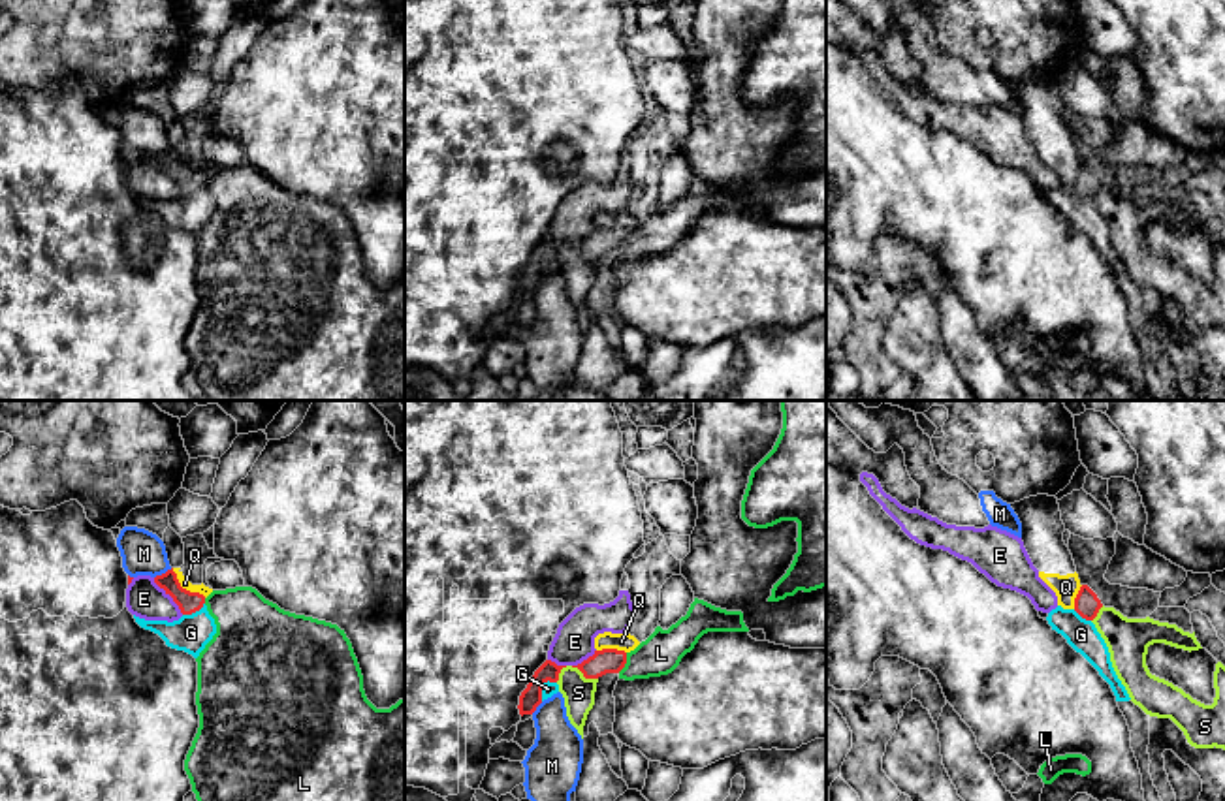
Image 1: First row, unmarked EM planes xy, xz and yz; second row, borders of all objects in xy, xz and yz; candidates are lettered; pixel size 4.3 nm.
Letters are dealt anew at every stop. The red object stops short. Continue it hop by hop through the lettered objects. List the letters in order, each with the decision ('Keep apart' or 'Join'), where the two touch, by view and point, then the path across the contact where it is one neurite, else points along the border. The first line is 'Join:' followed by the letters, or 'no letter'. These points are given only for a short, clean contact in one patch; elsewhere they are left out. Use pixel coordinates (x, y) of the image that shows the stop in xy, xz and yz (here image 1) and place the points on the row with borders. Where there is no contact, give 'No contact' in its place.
Join: L
E: Keep apart. Touches red at xy (170, 595). Boundary: xy (153, 578), (183, 613)
G: Keep apart. Touches red at xz (540, 687)
L: Join. Touches red at xz (625, 662). Path across: xz (608, 660), (625, 662), (644, 662), (661, 653)
M: Keep apart. Touches red at xy (162, 574). Boundary: xy (172, 568), (155, 578)
Q: Keep apart. Touches red at xy (185, 589). Boundary: xy (172, 568), (183, 587), (206, 596)
S: Keep apart. Touches red at xz (584, 675). Boundary: xz (571, 666), (586, 677), (597, 679)

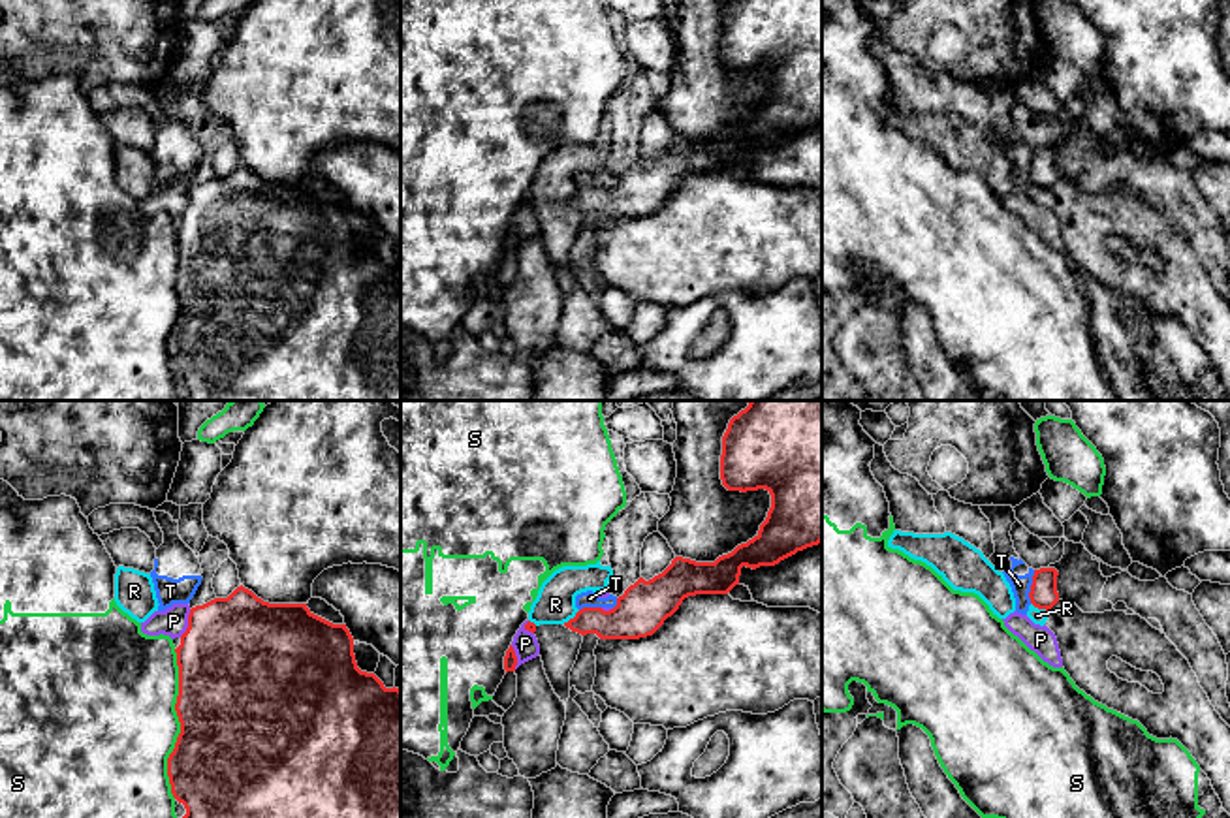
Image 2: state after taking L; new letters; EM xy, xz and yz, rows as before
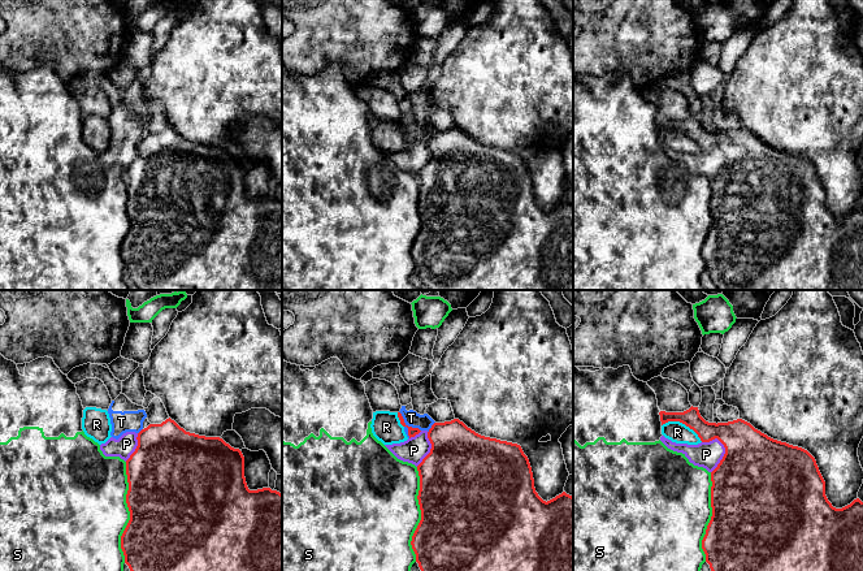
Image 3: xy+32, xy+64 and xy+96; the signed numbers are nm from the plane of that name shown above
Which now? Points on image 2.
Join: no letter
P: Keep apart. Touches red at xy (189, 623). Boundary: xy (190, 610), (187, 629), (179, 636)
R: Keep apart. Touches red at xz (570, 619). Boundary: xz (580, 610), (563, 623)
S: Keep apart. Touches red at xy (181, 724)
T: Keep apart. Touches red at yz (1031, 587). Boundary: yz (1035, 570), (1029, 602)

